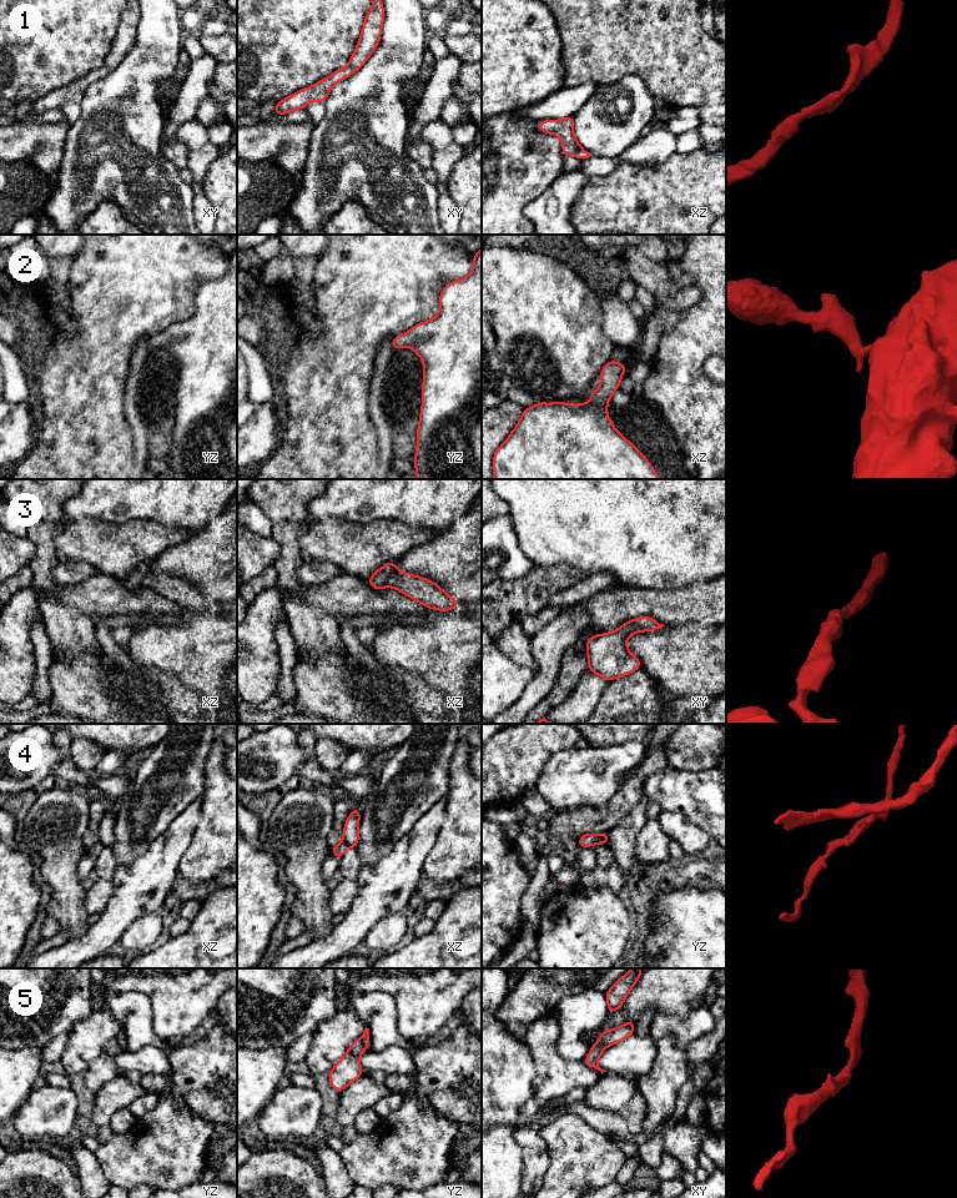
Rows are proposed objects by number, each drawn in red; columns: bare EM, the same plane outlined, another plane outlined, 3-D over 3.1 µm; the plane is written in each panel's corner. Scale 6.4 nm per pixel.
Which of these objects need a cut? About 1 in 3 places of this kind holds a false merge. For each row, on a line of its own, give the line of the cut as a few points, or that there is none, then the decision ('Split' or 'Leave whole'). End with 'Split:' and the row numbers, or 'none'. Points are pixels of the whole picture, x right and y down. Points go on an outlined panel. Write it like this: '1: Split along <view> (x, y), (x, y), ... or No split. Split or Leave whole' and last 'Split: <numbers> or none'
1: No split. Leave whole
2: No split. Leave whole
3: No split. Leave whole
4: Split along yz (602, 834), (597, 842). Split
5: No split. Leave whole
Split: 4

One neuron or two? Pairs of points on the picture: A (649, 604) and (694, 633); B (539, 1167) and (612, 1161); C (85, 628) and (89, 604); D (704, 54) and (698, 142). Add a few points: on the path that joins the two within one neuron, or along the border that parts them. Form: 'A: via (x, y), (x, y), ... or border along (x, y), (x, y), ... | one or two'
A: border along (710, 624), (685, 622), (665, 625) | two
B: border along (540, 1137), (547, 1144), (548, 1158), (542, 1184) | two
C: border along (61, 602), (77, 608), (92, 618) | two
D: border along (701, 124), (713, 126) | two

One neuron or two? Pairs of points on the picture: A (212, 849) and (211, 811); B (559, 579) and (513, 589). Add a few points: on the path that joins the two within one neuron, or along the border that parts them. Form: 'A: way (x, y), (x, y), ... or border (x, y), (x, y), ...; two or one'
A: way (212, 840), (208, 827), (213, 820); one
B: way (548, 580), (542, 582), (534, 589), (524, 589); one

